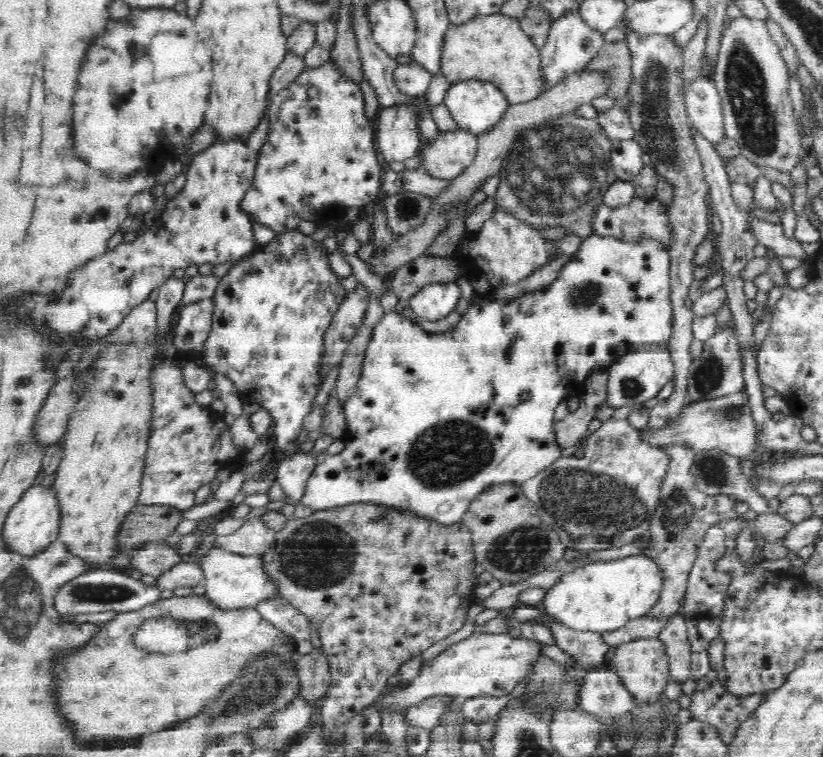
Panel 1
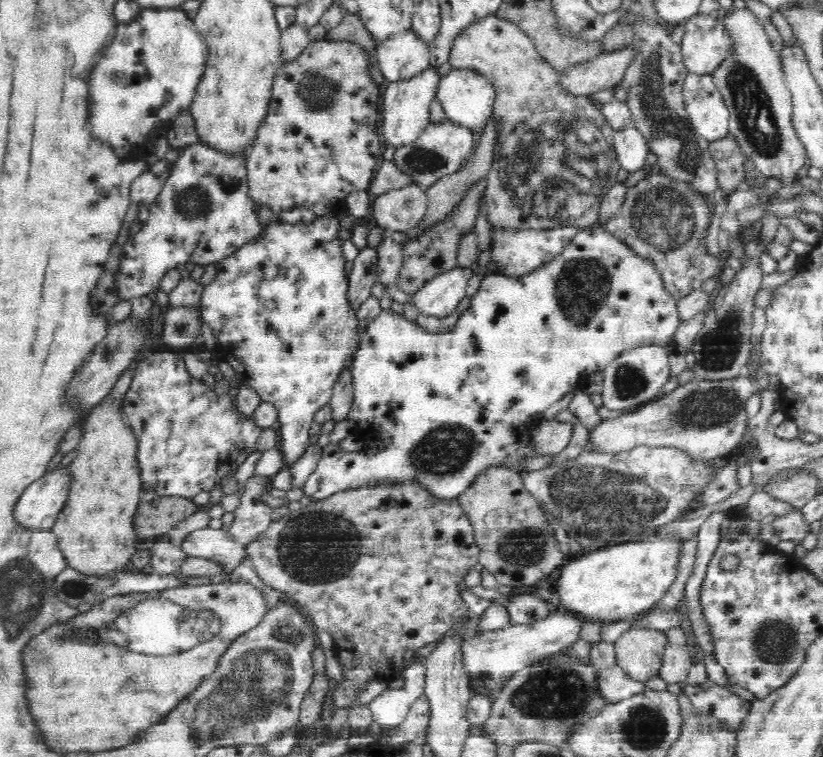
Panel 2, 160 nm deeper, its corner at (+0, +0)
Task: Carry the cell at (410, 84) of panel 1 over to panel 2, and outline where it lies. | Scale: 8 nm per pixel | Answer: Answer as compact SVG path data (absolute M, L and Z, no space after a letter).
M412 31L398 35L389 41L383 41L382 44L376 48L377 61L379 67L384 75L384 78L391 82L410 81L418 76L422 76L424 72L428 72L431 66L429 57L429 48L416 40Z

